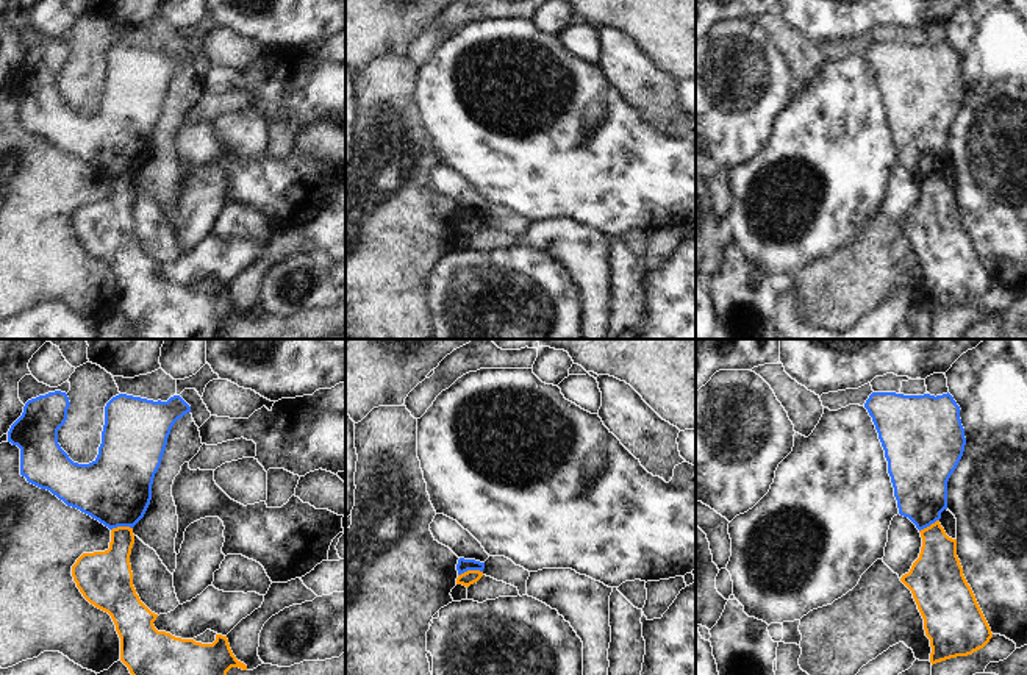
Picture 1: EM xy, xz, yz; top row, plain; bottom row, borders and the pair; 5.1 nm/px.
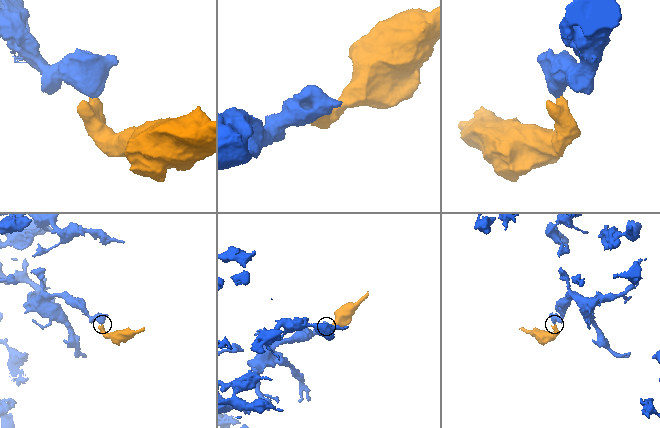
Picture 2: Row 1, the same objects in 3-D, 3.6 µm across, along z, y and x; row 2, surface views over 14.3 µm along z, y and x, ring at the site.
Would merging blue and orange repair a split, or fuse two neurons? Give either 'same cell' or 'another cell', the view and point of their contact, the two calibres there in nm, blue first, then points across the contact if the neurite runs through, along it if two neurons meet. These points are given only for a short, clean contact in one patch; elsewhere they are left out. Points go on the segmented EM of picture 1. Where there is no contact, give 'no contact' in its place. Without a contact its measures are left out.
another cell; contact xz (469, 569); calibres 70 and 70 nm; border xz (482, 571), (465, 571), (458, 575)

